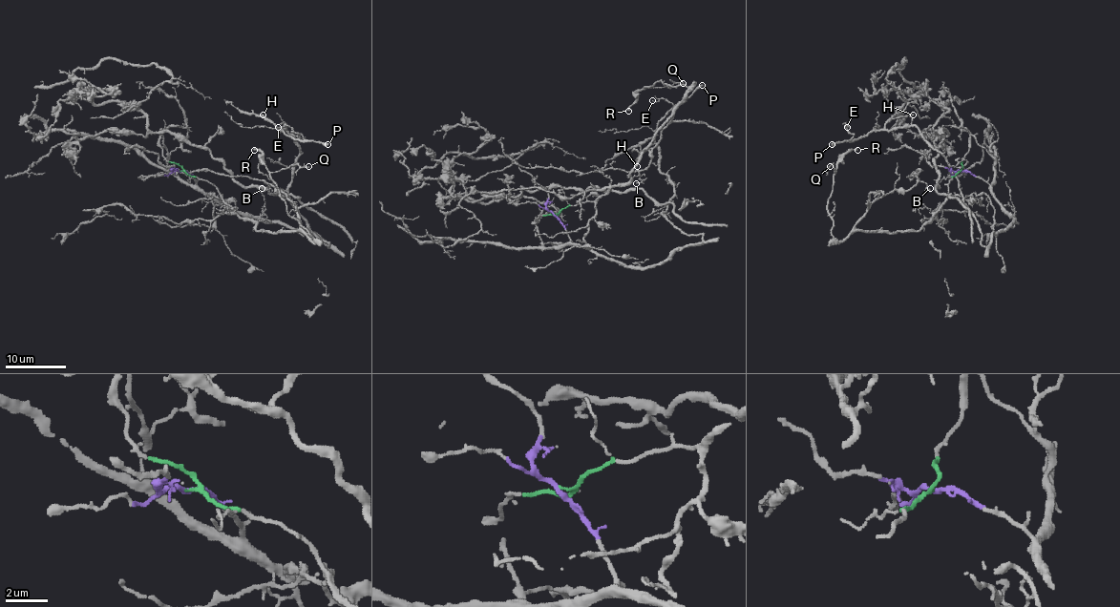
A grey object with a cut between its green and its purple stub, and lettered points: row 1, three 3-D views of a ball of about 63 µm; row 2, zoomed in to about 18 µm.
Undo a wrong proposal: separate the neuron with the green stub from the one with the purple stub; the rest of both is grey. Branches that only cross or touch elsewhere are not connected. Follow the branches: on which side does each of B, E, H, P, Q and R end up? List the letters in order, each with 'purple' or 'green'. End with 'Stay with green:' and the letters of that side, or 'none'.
B: green
E: purple
H: purple
P: purple
Q: green
R: green
Stay with green: B, Q, R

